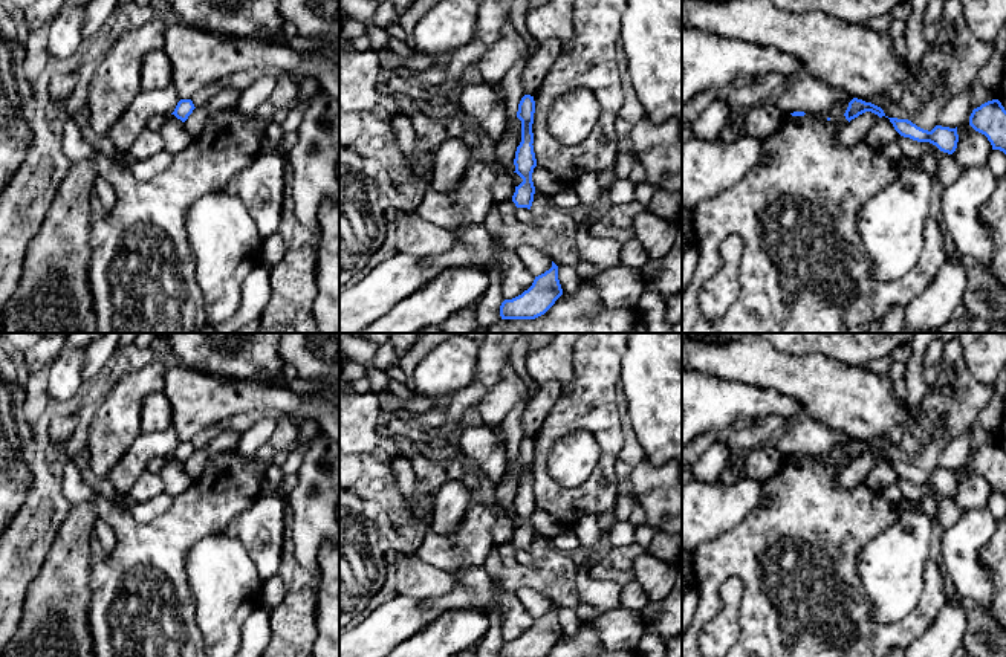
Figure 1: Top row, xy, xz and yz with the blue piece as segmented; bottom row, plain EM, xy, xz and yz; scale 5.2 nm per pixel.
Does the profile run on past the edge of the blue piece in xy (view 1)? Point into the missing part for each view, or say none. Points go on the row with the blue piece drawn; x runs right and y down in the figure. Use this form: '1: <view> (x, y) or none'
1: none

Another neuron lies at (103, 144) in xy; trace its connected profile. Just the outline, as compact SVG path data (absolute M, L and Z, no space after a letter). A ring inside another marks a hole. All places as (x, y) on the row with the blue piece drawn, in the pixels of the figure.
M90 125L80 127L83 139L86 139L93 148L101 151L110 163L113 163L118 168L128 168L122 162L119 162L115 156L115 145L107 136L98 134Z

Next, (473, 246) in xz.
M463 225L449 231L456 243L446 252L428 255L422 263L434 267L474 266L488 272L489 260L495 254L501 269L501 292L512 299L527 290L535 277L526 269L515 251L492 243L483 225Z

